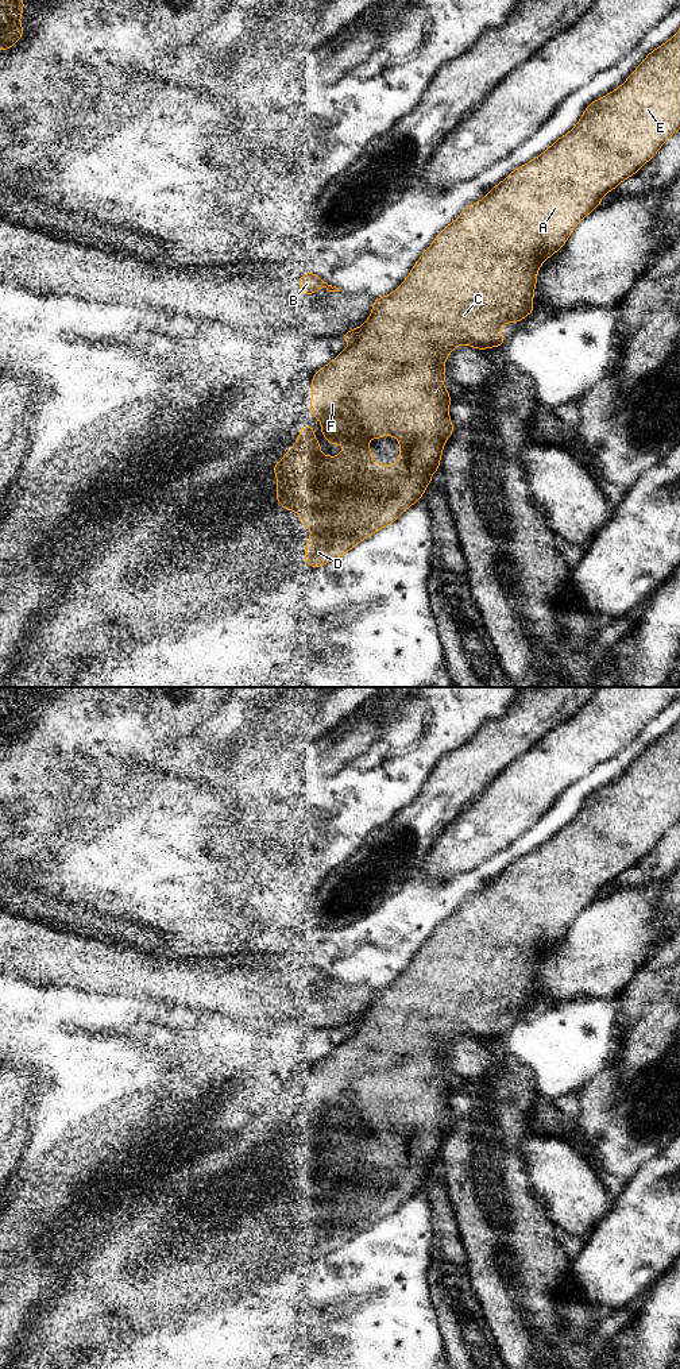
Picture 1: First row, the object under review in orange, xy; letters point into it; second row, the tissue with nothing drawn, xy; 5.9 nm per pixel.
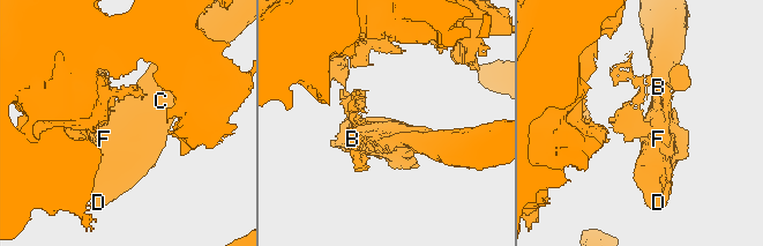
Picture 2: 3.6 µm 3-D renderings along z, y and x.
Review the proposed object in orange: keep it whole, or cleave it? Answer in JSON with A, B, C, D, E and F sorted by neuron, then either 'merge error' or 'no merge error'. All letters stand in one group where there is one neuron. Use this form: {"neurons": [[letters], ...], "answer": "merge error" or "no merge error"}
{"neurons": [["A", "C", "D", "E", "F"], ["B"]], "answer": "merge error"}

